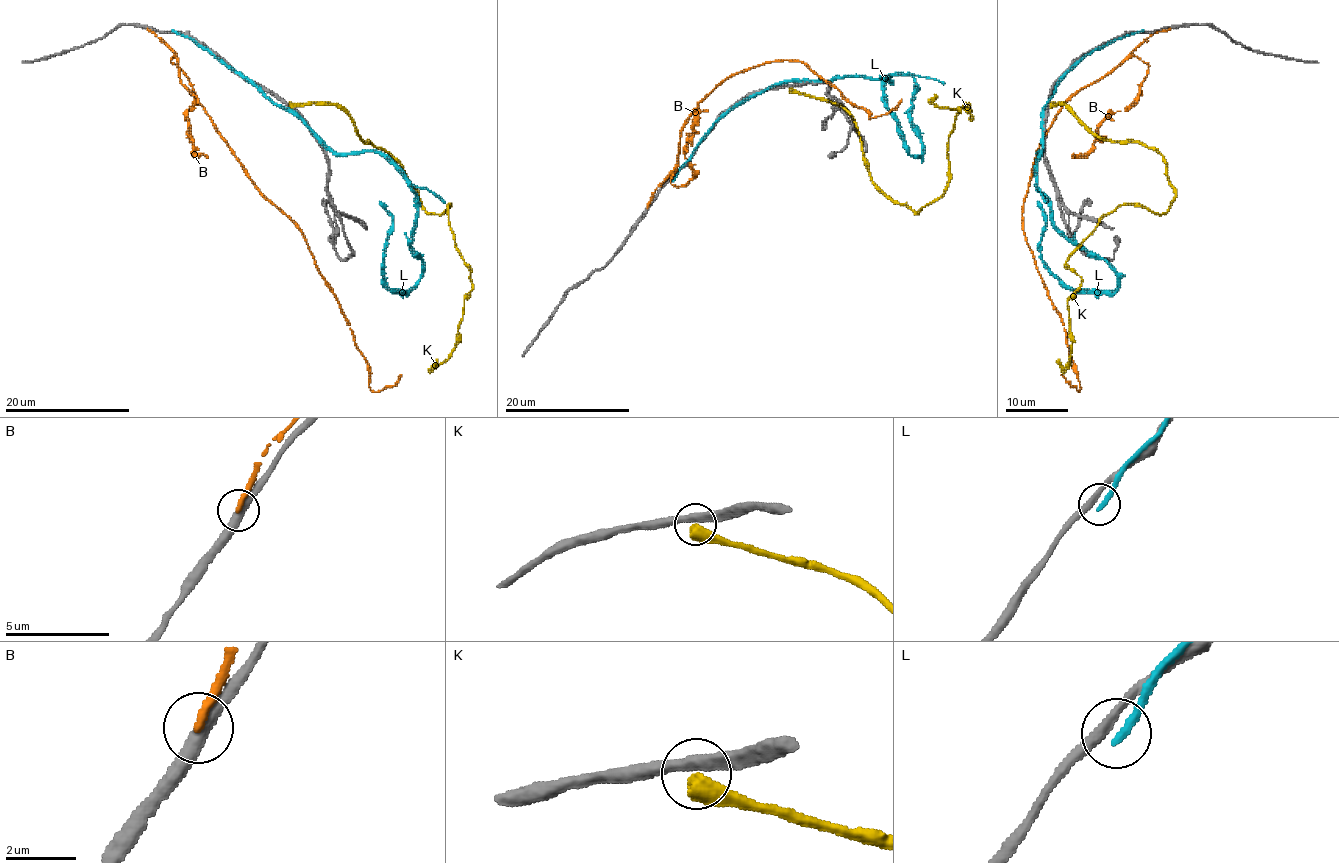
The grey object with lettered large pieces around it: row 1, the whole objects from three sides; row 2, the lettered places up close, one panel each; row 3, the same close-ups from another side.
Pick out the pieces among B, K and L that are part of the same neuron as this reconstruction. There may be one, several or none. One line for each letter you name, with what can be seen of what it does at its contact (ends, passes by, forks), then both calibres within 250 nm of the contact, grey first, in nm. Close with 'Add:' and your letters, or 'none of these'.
Add: none of these

